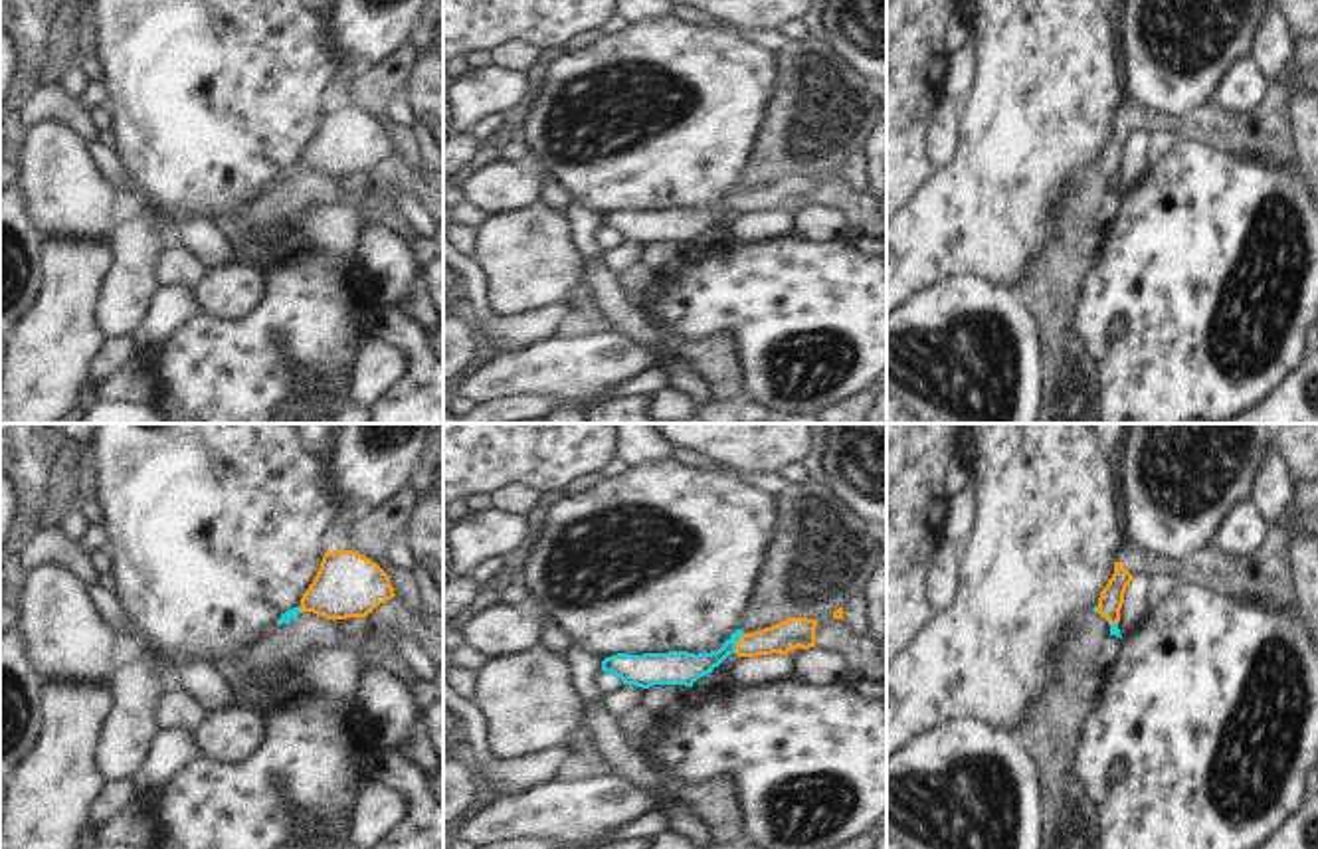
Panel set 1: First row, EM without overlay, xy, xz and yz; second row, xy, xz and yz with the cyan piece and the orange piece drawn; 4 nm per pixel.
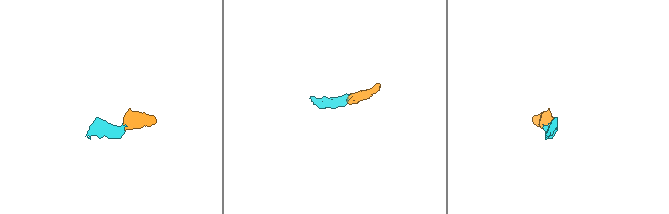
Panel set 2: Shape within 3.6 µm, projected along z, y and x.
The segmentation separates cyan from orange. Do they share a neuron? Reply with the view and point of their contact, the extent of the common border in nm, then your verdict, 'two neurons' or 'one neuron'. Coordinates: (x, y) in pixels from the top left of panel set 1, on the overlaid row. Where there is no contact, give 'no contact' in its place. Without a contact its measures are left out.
contact xz (735, 644); length 90 nm; one neuron

